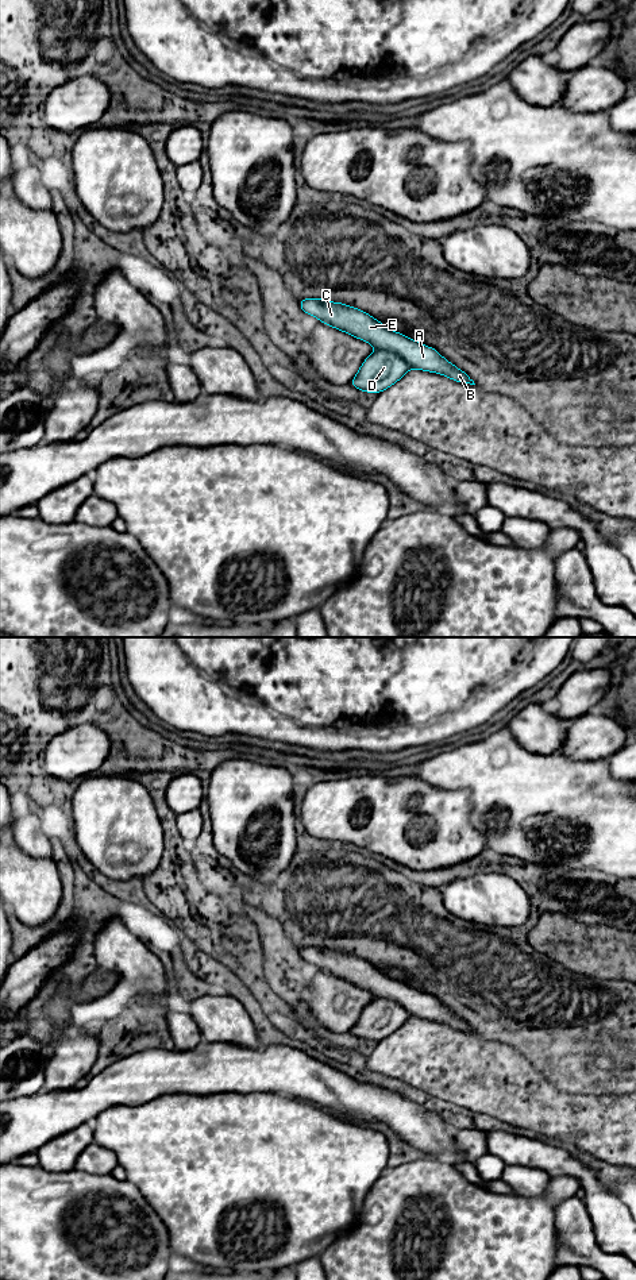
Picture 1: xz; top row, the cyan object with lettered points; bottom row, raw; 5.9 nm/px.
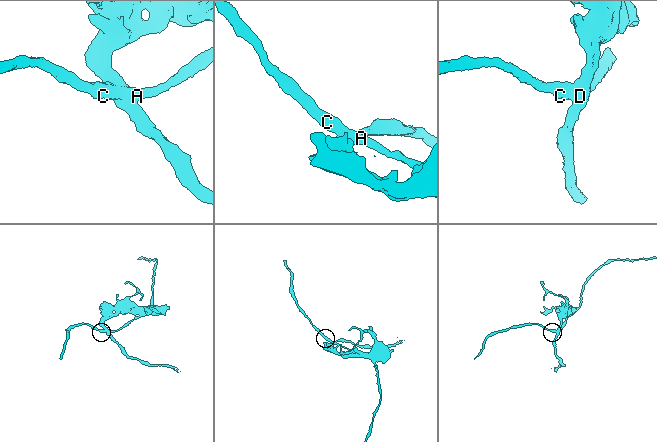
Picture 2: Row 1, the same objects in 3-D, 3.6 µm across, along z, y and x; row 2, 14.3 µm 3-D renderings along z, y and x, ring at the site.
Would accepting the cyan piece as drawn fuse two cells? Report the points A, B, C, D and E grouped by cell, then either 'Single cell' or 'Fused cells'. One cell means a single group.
Groups: A B C E / D. Fused cells

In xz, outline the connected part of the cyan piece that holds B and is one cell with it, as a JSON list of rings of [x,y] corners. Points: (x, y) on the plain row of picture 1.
[[[311,945],[298,949],[298,952],[305,961],[373,992],[377,999],[390,999],[400,1003],[410,1017],[432,1019],[458,1030],[475,1033],[466,1021],[446,1009],[435,996],[423,994],[400,980],[390,979],[361,957]]]

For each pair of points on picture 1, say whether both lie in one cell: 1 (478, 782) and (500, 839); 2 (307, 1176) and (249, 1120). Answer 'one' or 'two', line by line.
1: one
2: one

